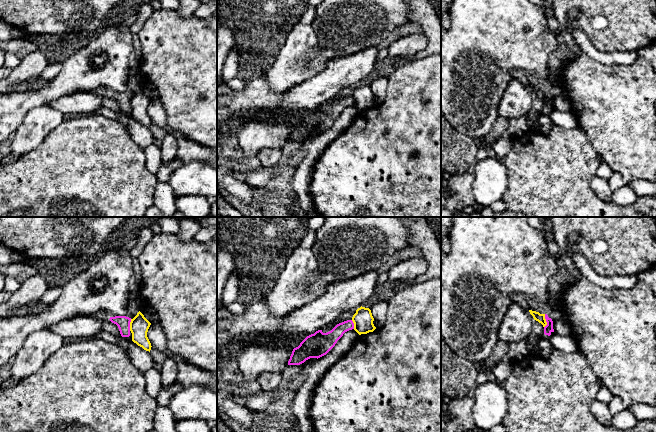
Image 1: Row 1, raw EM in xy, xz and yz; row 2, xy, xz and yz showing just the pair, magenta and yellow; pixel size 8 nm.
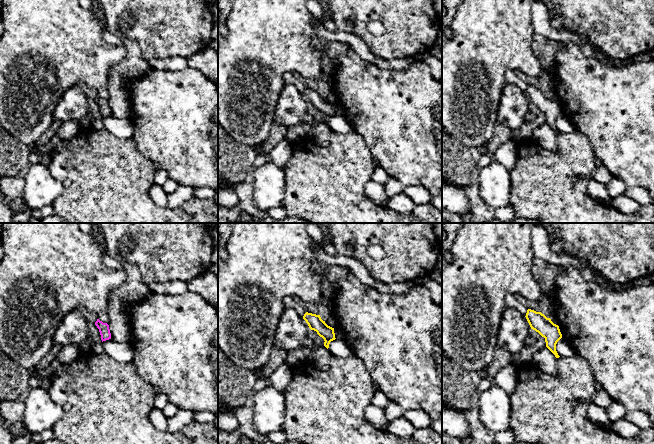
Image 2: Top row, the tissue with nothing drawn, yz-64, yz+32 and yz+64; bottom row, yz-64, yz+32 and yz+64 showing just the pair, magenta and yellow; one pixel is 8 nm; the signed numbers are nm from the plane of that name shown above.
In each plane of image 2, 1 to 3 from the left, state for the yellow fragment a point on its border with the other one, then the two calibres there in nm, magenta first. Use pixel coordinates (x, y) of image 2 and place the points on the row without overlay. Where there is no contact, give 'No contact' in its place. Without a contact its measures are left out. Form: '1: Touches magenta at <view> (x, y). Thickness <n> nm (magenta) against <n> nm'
1: No contact
2: No contact
3: No contact

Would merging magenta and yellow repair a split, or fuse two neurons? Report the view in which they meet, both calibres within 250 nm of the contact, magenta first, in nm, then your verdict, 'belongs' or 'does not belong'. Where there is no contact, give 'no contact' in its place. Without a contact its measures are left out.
yz | 70/70 nm | does not belong

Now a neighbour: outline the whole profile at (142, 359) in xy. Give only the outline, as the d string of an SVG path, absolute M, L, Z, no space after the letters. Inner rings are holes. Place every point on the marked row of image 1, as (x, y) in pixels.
M106 331L97 333L94 338L102 339L124 348L130 356L134 366L143 373L147 372L149 369L156 367L151 353L138 346L132 340L121 341L117 338L117 336L114 336Z

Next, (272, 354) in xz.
M371 270L352 279L328 285L323 295L288 314L279 330L265 333L262 341L246 347L238 359L238 367L243 375L243 385L256 382L257 377L264 372L282 372L288 365L293 349L298 347L307 336L332 324L342 312L360 308L375 295L379 274L379 270Z

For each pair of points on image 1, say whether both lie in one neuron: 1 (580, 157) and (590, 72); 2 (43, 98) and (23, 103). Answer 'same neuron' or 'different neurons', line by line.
1: different neurons
2: same neuron

